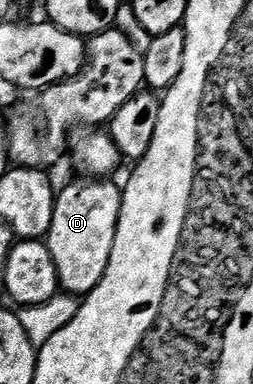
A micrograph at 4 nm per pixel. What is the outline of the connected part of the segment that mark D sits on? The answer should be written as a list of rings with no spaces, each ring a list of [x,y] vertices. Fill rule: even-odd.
[[[79,179],[76,185],[67,185],[58,190],[53,207],[53,223],[49,227],[45,243],[49,247],[49,255],[53,255],[62,292],[72,295],[93,292],[109,267],[109,255],[113,255],[113,243],[117,239],[117,225],[123,206],[123,190],[113,182],[111,179]]]

